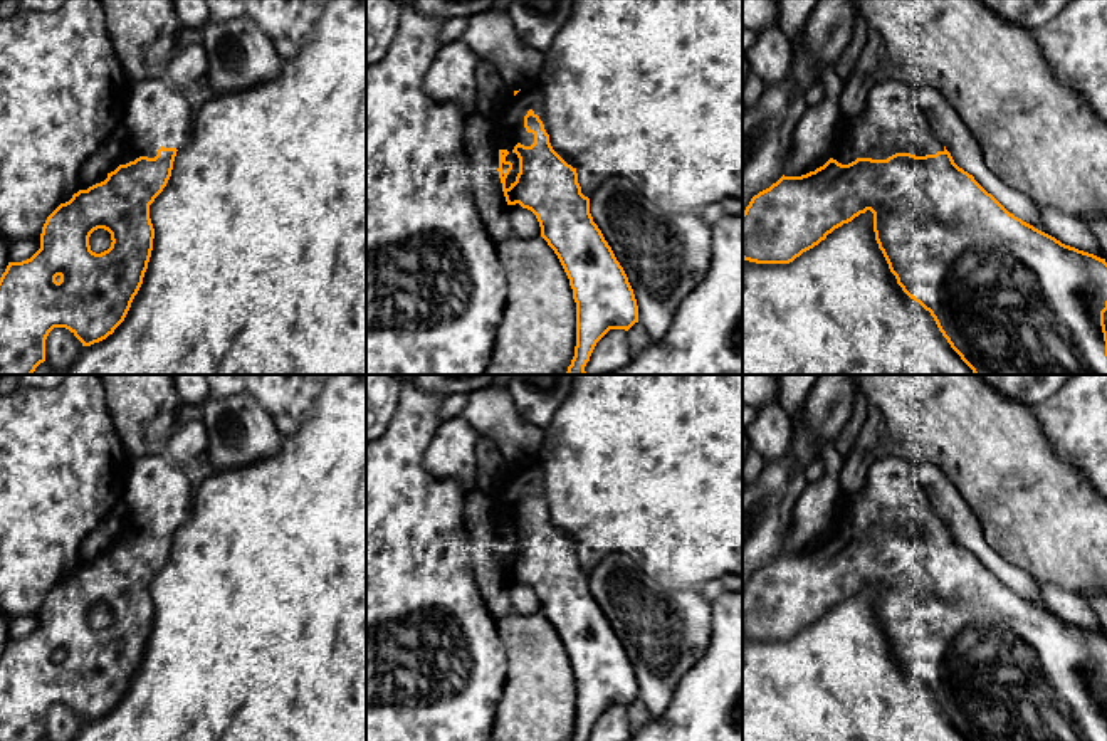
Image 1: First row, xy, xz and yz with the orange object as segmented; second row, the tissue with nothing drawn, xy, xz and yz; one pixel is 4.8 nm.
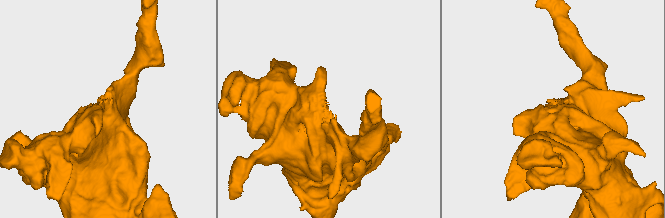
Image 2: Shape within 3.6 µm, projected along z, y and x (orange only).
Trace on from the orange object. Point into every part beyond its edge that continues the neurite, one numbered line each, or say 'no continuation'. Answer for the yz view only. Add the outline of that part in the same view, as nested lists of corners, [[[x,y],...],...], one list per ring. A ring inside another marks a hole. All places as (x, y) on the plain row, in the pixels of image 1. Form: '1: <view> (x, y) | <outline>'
1: yz (891, 499) | [[[887,455],[868,465],[863,487],[843,504],[833,536],[848,541],[857,534],[887,536],[895,529],[926,533],[937,528],[944,523],[917,486],[912,462]]]

